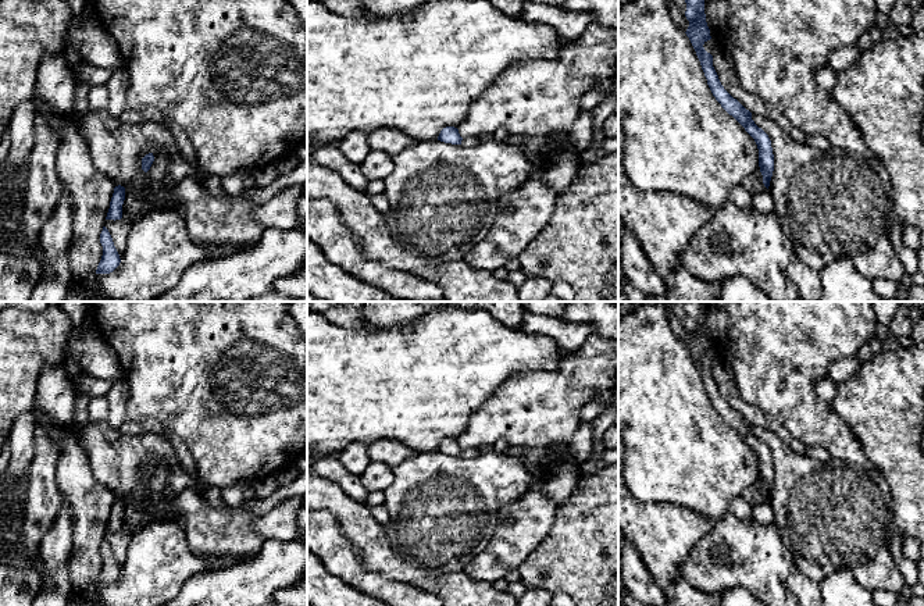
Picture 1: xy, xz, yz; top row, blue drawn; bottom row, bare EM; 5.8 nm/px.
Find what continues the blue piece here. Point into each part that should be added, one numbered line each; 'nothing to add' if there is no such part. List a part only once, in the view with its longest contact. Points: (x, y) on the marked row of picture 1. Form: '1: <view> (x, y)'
nothing to add

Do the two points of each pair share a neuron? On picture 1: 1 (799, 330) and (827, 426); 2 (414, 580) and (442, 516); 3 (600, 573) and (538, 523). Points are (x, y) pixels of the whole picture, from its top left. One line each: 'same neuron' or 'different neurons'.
1: same neuron
2: different neurons
3: different neurons

